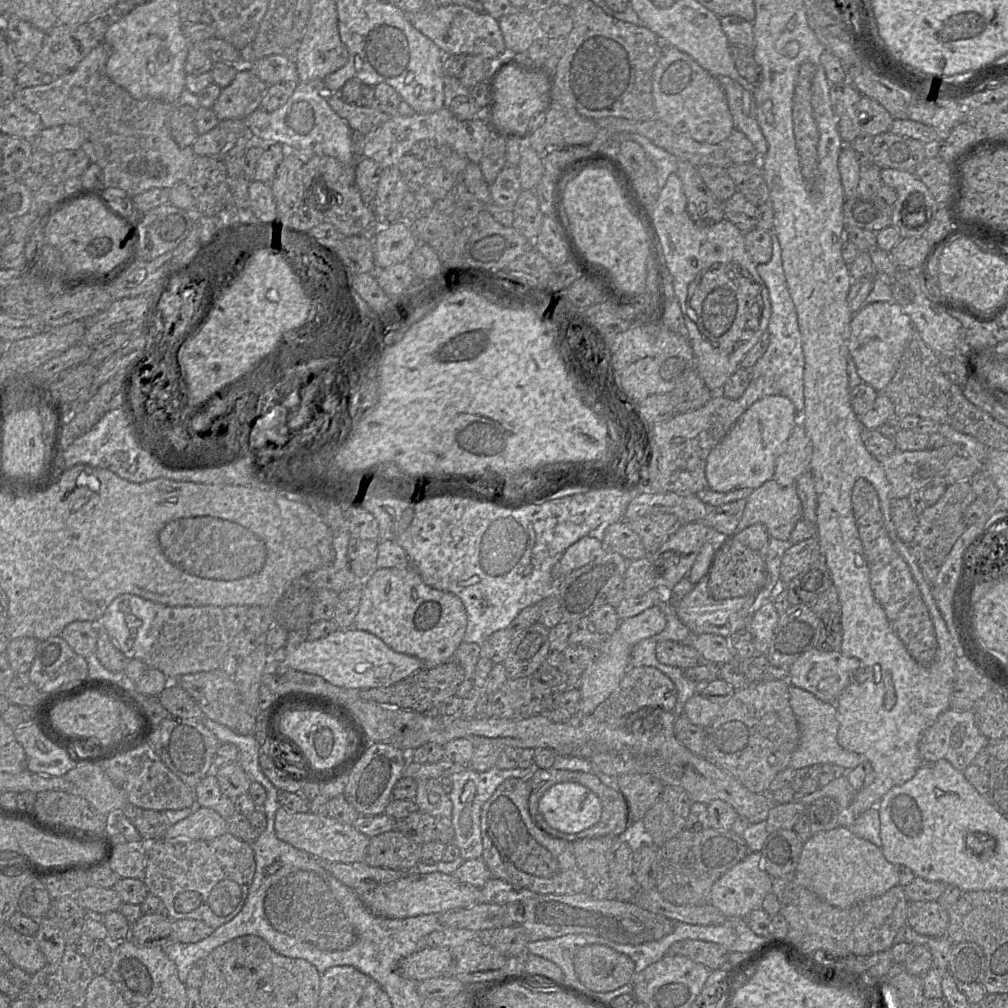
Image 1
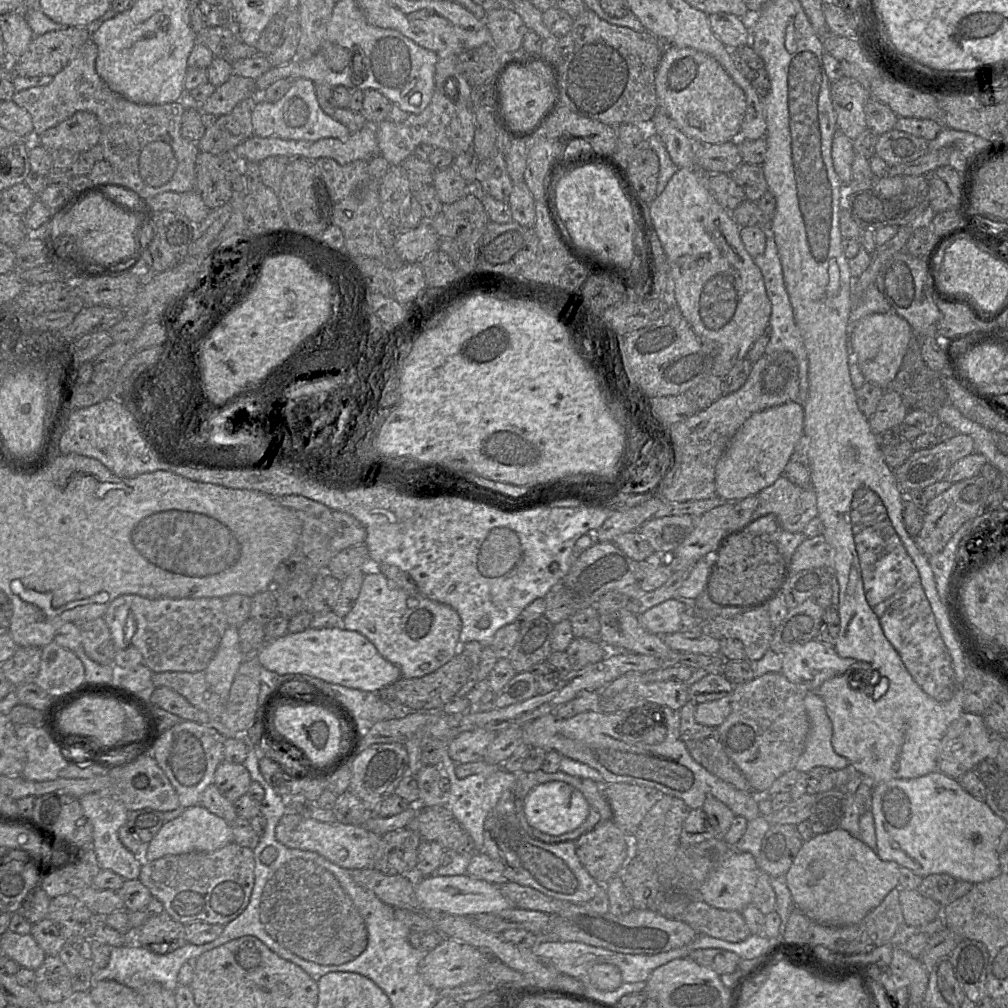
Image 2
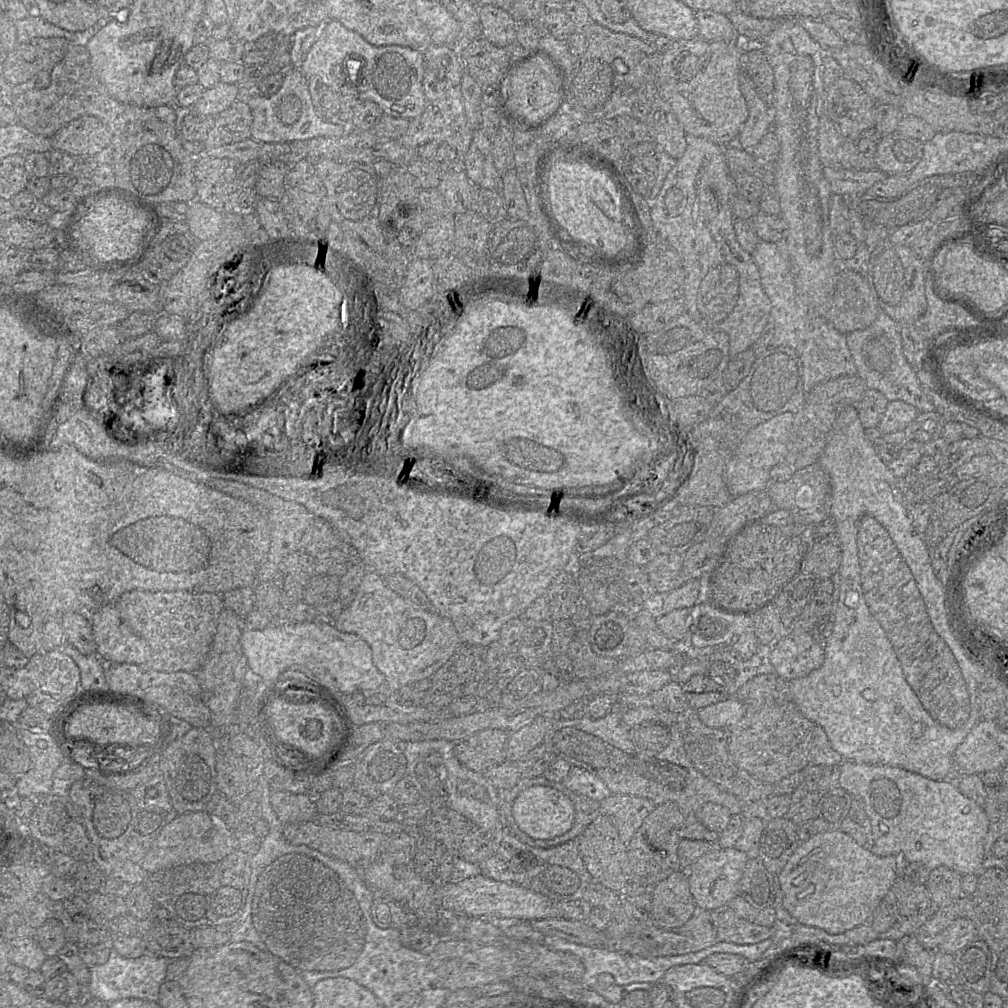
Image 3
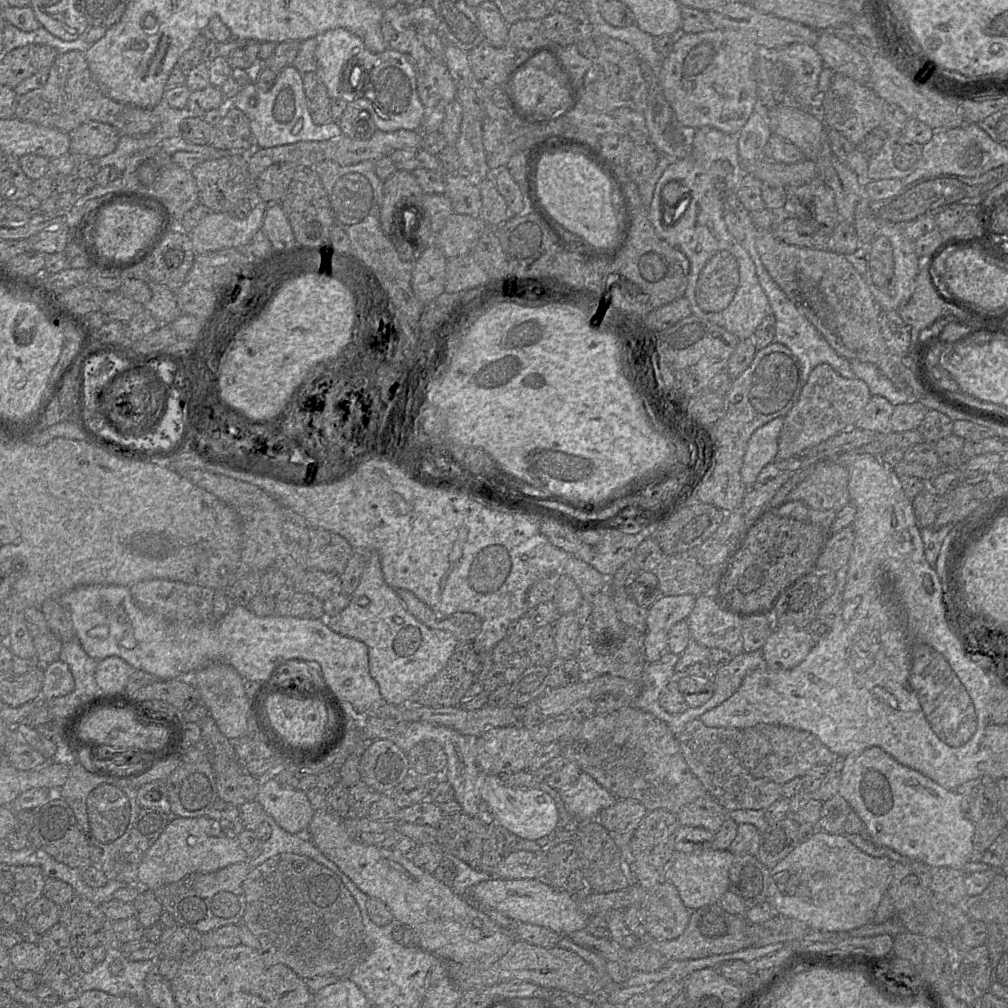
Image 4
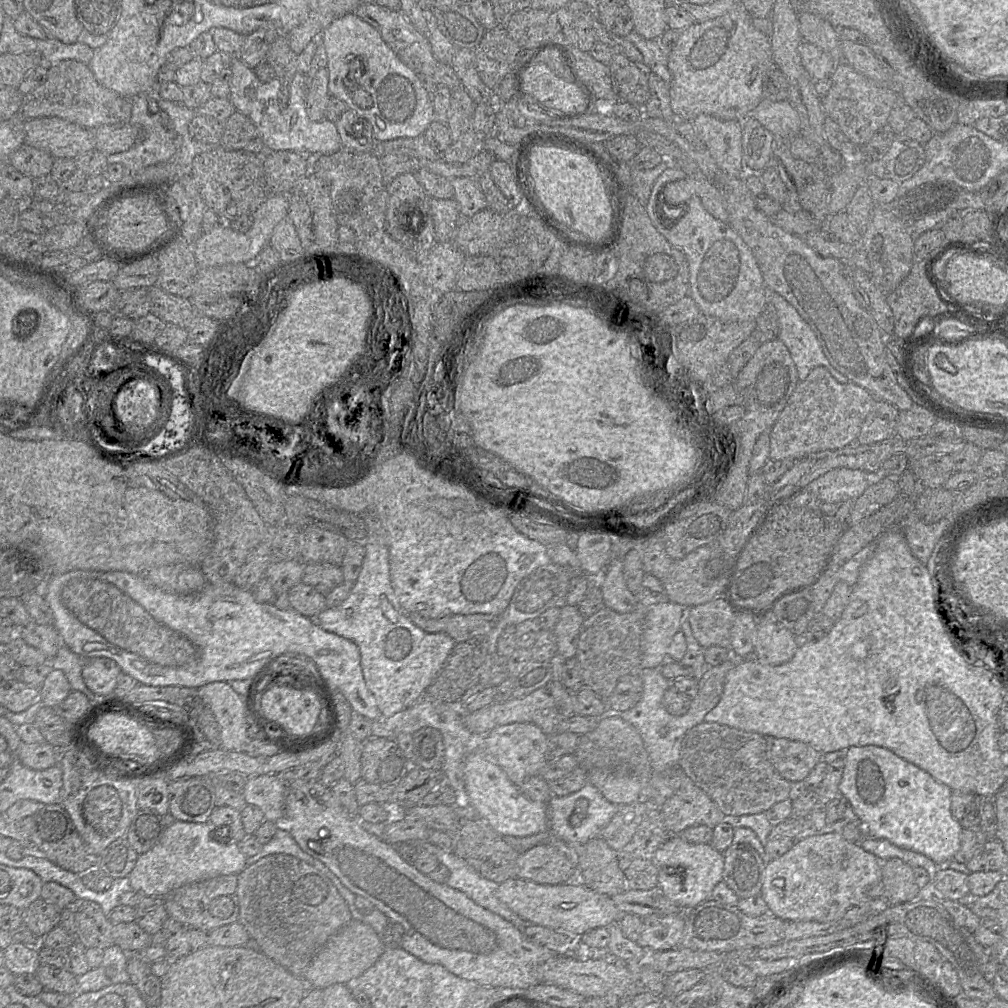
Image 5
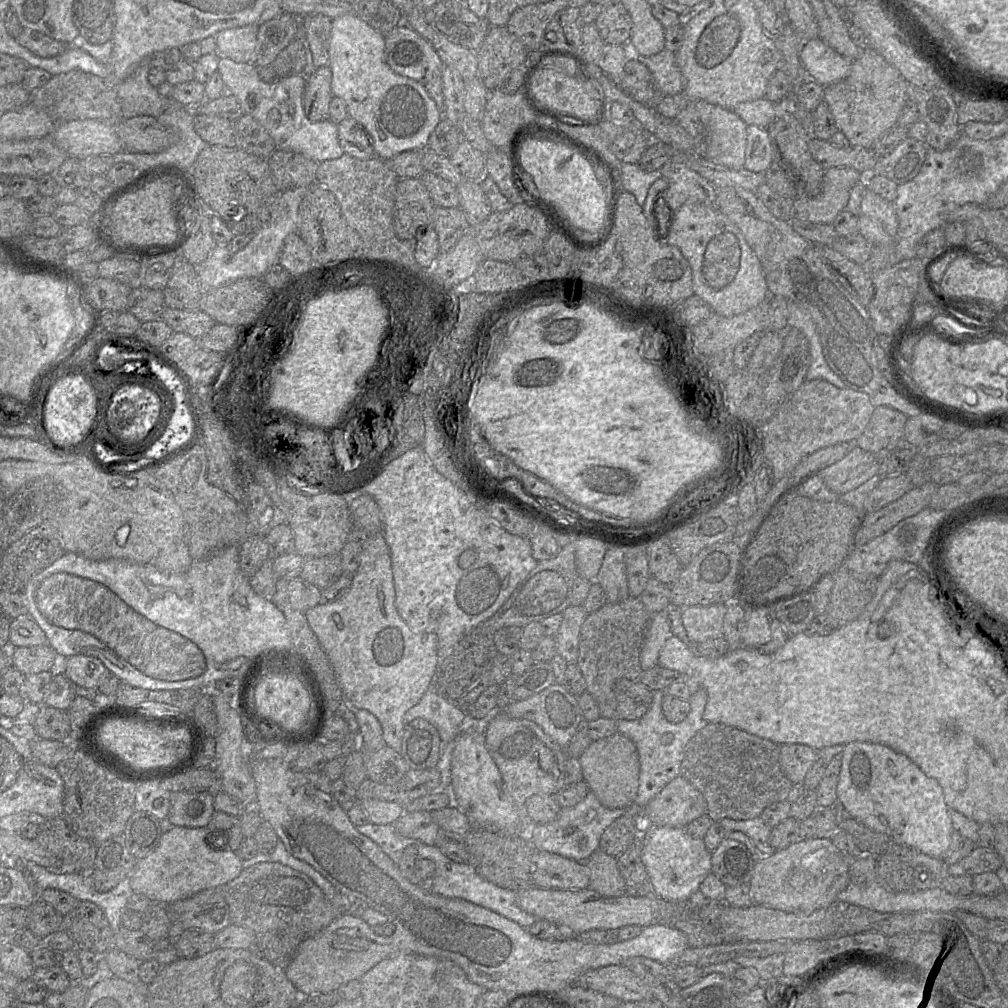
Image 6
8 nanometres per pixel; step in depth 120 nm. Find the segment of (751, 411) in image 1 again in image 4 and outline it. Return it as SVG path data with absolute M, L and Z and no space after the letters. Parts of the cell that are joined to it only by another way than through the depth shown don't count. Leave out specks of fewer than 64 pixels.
M777 417L758 428L748 441L741 468L743 483L752 488L761 470L777 458L784 417Z

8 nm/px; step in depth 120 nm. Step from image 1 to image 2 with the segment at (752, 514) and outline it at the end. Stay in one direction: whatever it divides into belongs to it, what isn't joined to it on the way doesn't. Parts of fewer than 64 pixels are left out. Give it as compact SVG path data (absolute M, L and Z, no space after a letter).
M784 475L771 486L761 490L757 498L758 506L751 517L752 522L767 514L775 514L781 530L803 533L806 525L818 516L813 487L799 487Z

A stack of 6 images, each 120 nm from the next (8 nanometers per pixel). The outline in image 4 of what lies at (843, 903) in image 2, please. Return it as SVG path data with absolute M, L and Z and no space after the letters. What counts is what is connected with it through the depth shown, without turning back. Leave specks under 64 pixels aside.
M816 831L808 840L802 841L786 857L769 869L768 901L775 914L802 921L820 931L847 931L873 923L881 898L886 893L893 863L885 857L870 856L843 834Z

